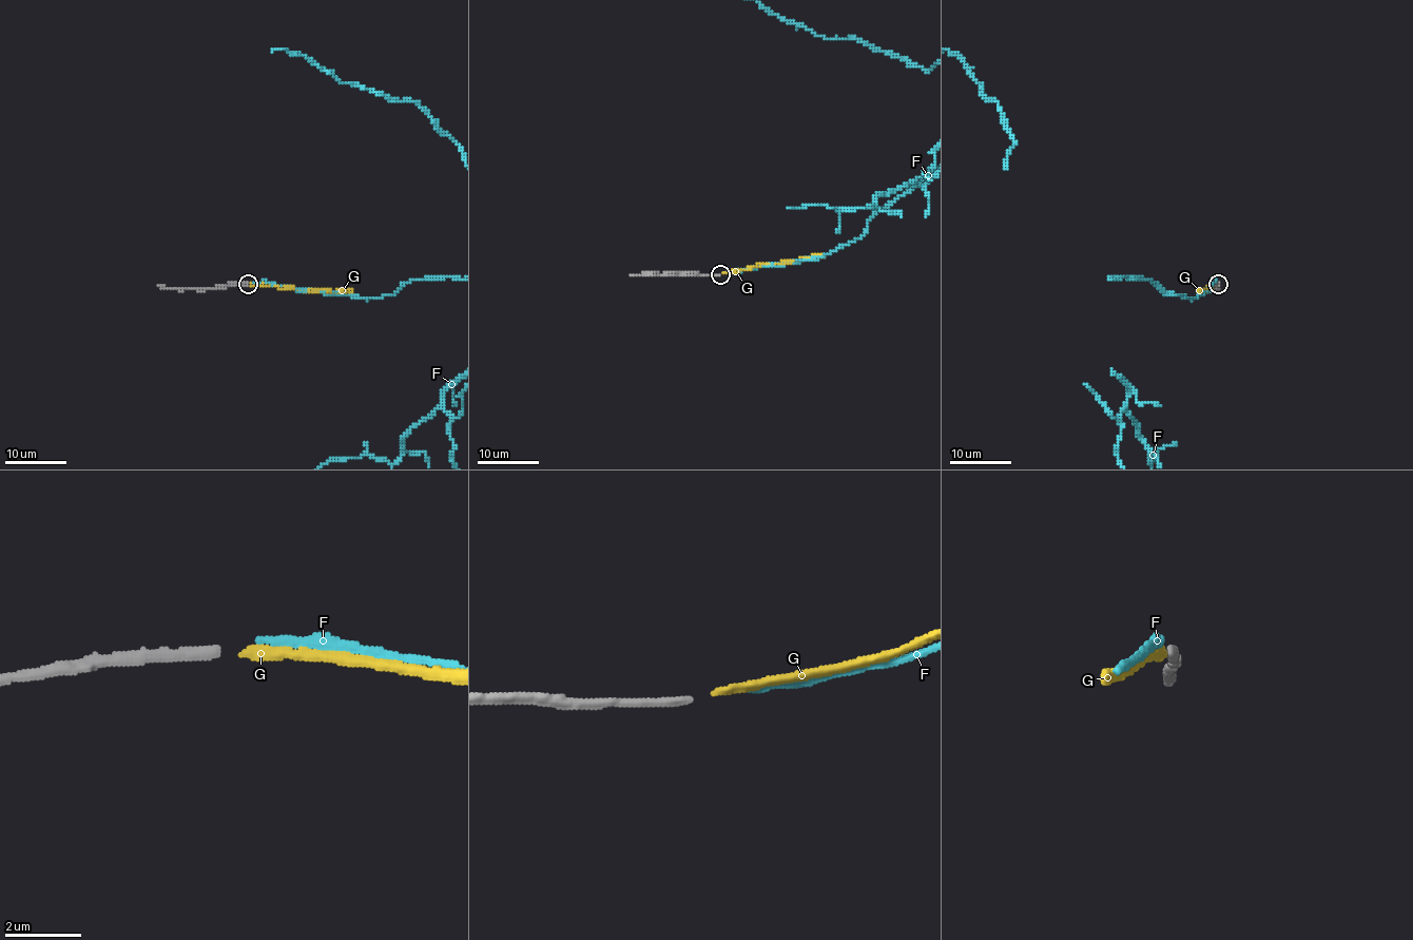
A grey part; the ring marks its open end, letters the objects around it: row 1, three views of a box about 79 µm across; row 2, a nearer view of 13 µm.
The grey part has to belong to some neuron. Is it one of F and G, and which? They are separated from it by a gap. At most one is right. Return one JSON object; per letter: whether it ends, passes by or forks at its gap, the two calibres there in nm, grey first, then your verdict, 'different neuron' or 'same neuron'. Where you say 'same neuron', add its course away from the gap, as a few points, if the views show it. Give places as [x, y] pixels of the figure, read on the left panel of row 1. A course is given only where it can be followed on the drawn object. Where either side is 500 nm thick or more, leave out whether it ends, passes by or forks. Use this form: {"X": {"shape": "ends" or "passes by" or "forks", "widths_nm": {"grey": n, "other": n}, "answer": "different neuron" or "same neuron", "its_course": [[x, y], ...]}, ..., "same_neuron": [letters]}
{"F": {"shape": "ends", "widths_nm": {"grey": 280, "other": 220}, "answer": "different neuron"}, "G": {"shape": "ends", "widths_nm": {"grey": 280, "other": 240}, "answer": "same neuron", "its_course": [[251, 285], [352, 291]]}, "same_neuron": ["G"]}

